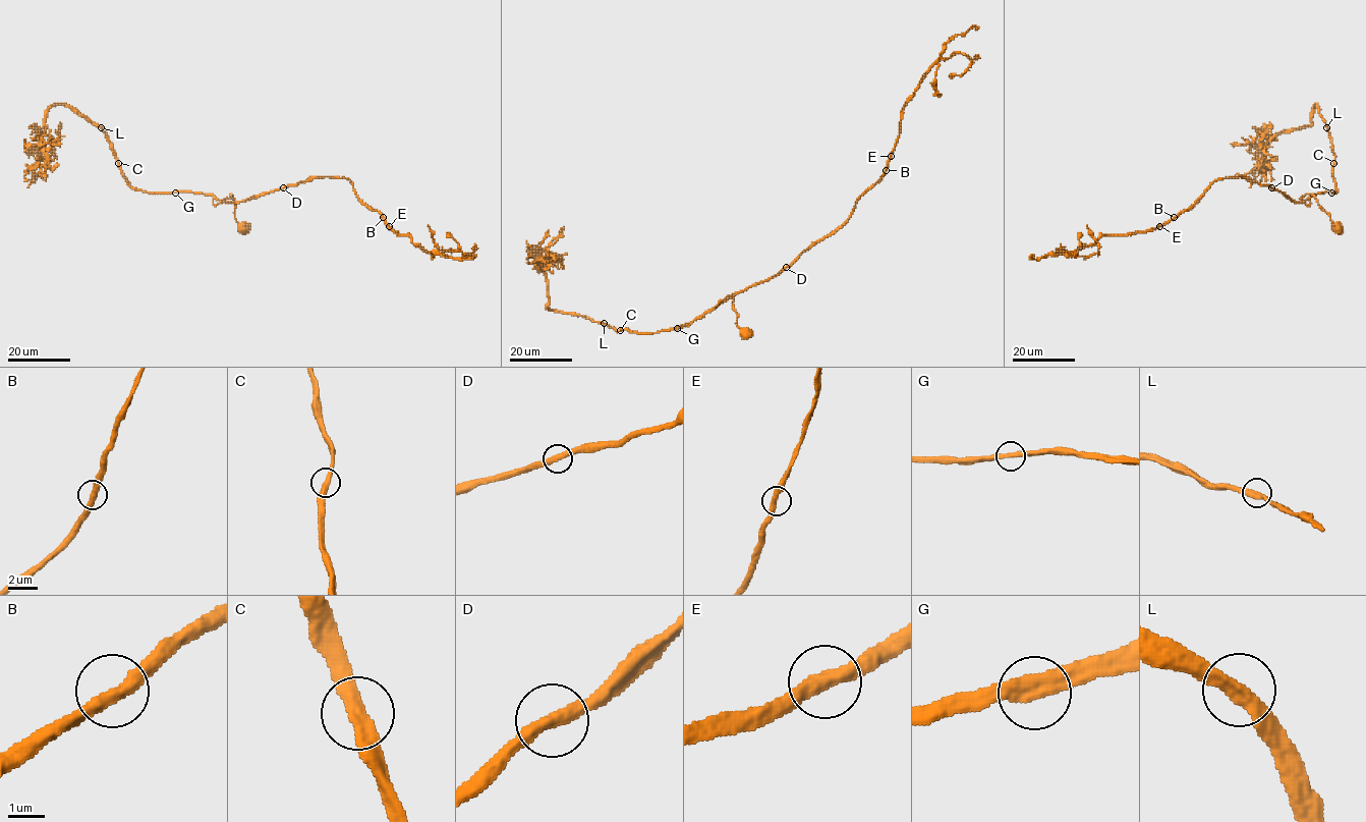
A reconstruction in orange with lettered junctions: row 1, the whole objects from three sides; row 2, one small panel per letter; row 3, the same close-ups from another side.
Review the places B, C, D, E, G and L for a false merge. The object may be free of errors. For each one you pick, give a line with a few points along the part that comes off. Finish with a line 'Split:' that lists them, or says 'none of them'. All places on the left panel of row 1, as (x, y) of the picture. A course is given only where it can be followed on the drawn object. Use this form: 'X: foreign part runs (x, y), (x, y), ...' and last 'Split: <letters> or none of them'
Split: none of them

